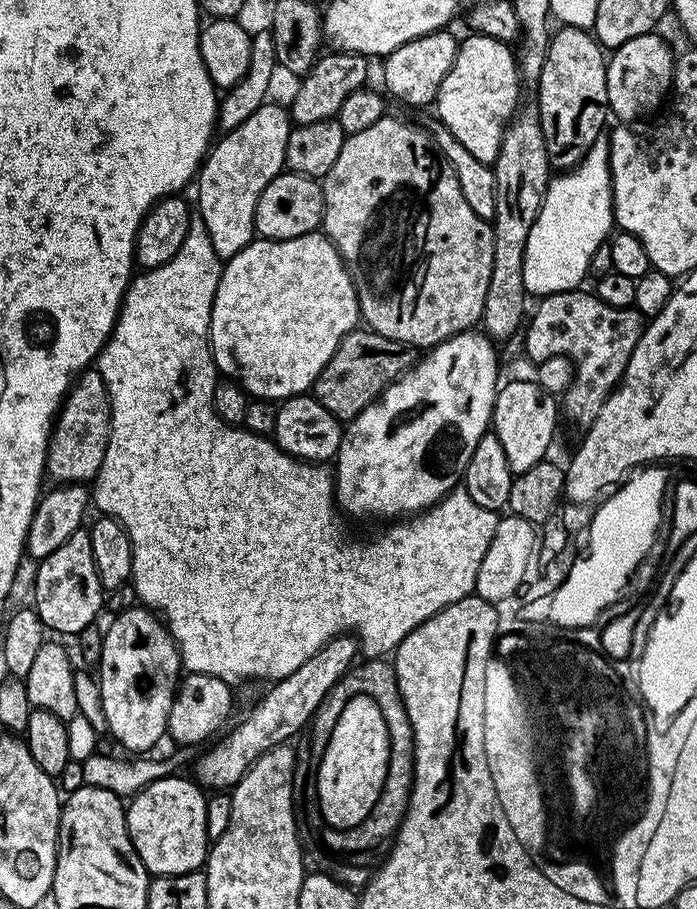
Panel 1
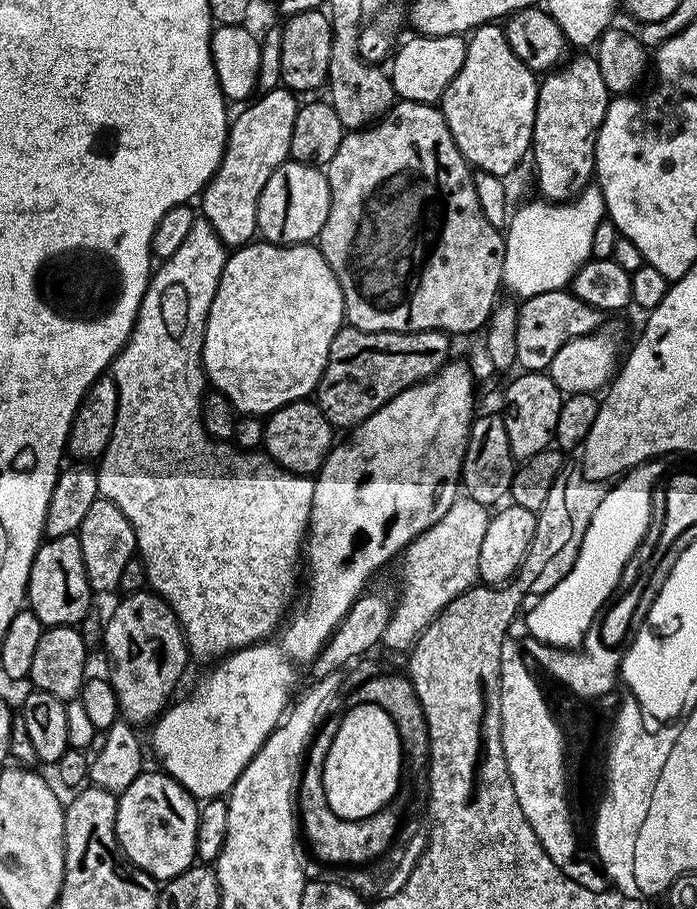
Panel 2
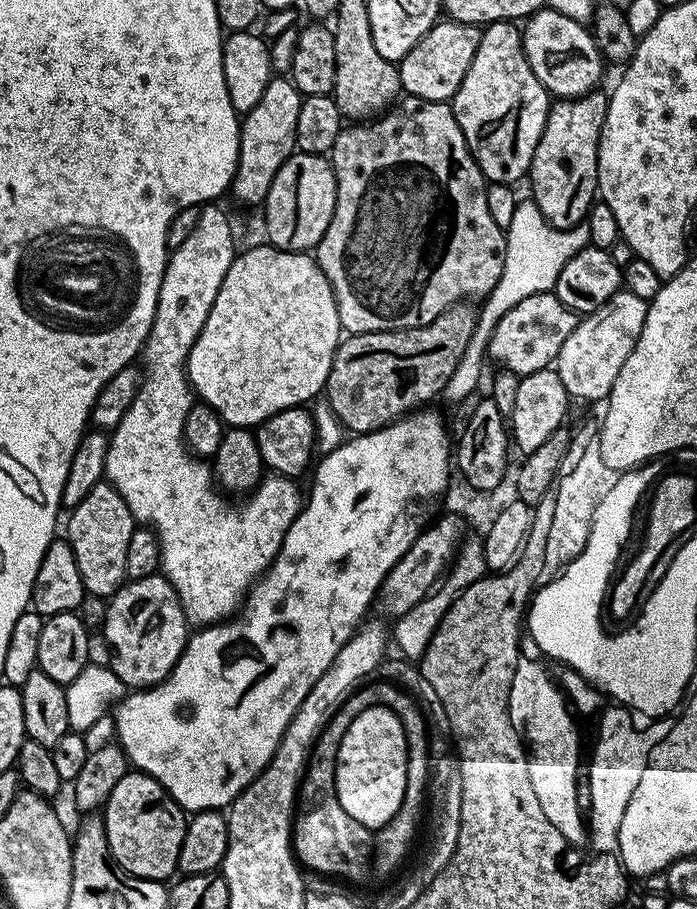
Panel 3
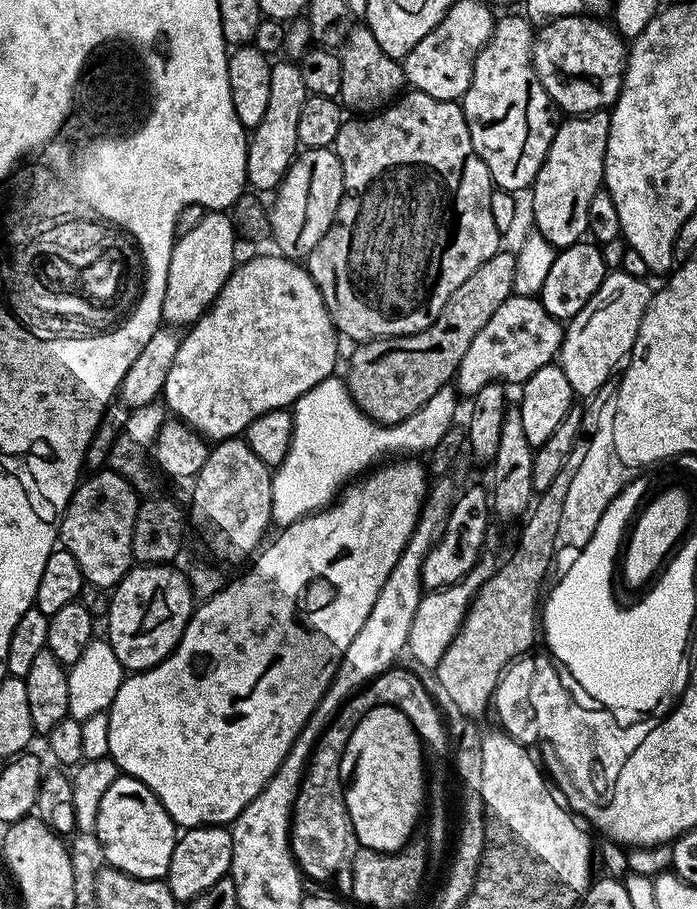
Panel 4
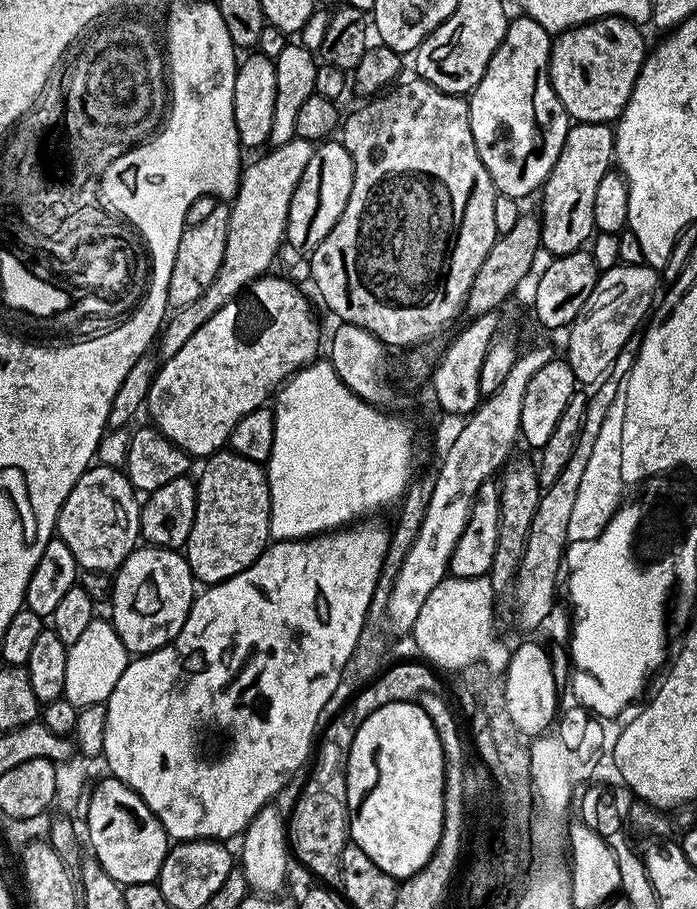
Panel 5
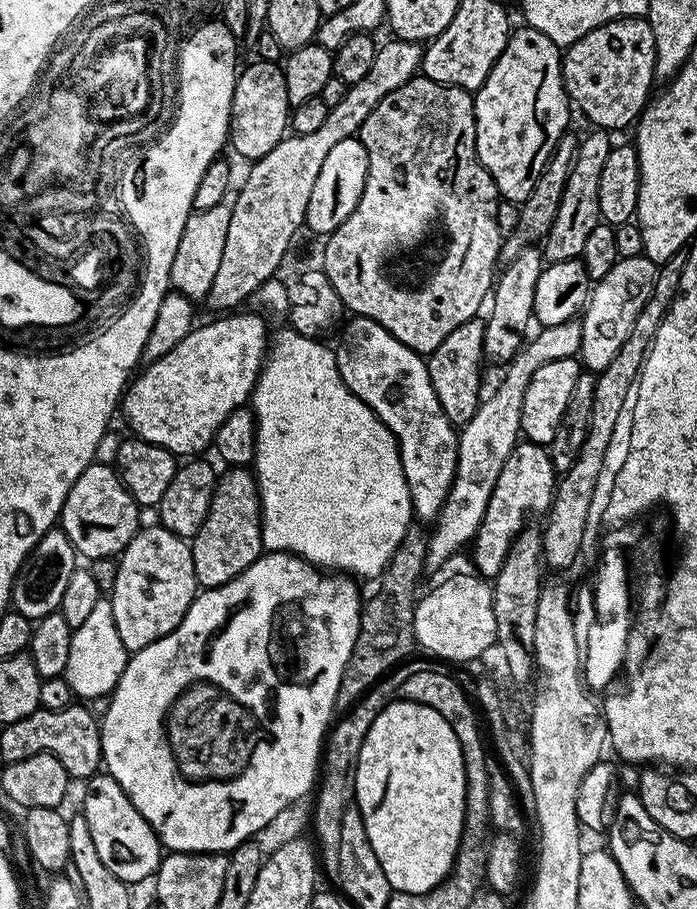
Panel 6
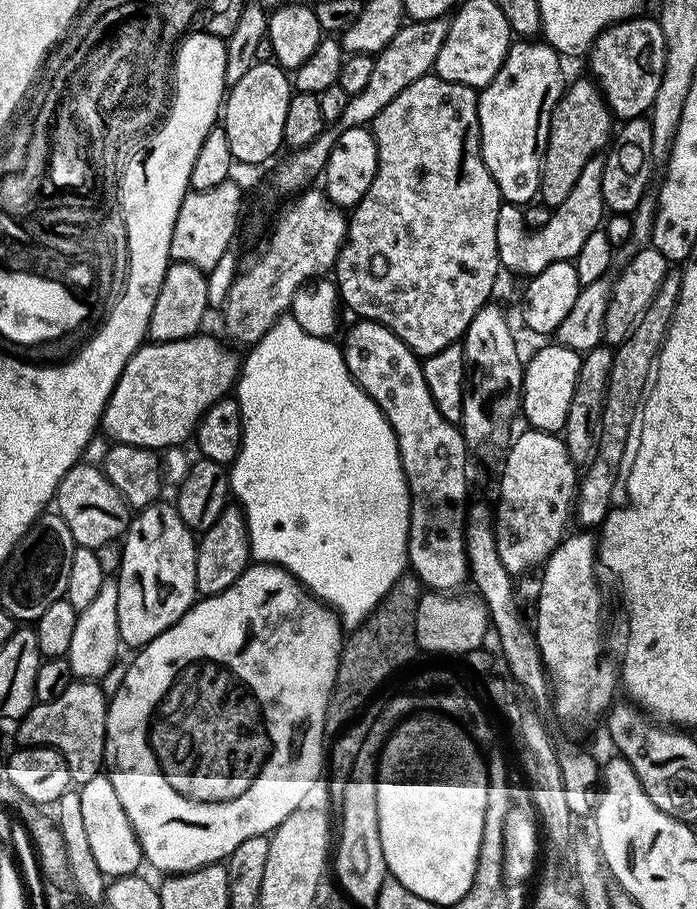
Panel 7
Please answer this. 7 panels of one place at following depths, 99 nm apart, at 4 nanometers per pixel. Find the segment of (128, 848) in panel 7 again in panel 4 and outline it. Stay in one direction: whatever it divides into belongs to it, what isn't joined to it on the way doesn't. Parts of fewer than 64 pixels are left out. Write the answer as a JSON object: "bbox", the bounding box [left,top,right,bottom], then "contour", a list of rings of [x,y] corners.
{"bbox":[95,774,178,880],"contour":[[[120,774],[110,784],[98,806],[95,835],[103,859],[111,867],[135,880],[164,880],[168,875],[170,854],[174,854],[178,825],[141,780]]]}

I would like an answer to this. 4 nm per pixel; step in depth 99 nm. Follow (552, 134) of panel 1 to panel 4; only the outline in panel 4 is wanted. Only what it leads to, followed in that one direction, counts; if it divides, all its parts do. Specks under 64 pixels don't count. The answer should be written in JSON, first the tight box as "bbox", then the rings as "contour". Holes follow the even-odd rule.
{"bbox":[530,110,610,250],"contour":[[[604,110],[572,114],[567,120],[569,129],[563,122],[557,123],[550,150],[546,150],[546,158],[530,189],[535,231],[557,250],[585,239],[588,230],[586,209],[590,206],[590,198],[601,191],[604,183],[606,138],[610,134],[610,115]],[[571,131],[576,132],[577,137],[572,136]]]}

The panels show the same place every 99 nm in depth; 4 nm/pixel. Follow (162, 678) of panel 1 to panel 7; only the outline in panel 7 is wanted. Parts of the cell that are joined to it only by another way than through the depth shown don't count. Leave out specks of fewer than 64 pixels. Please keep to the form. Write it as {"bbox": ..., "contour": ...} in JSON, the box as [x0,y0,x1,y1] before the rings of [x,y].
{"bbox":[115,502,198,646],"contour":[[[157,502],[139,509],[139,511],[129,519],[128,530],[122,537],[121,566],[118,575],[115,577],[115,581],[118,586],[118,630],[120,631],[120,639],[125,645],[136,644],[135,646],[143,646],[149,644],[154,638],[158,638],[158,634],[162,634],[166,629],[177,624],[177,622],[185,616],[198,596],[196,579],[194,578],[196,545],[198,543],[197,537],[194,535],[192,529],[186,526],[186,522],[182,522],[182,518],[178,514],[175,503],[164,503],[165,502]]]}

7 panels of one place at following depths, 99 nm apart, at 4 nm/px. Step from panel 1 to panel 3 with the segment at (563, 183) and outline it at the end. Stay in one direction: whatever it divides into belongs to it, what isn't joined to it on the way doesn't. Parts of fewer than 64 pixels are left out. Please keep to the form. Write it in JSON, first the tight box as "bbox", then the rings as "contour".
{"bbox":[442,198,589,405],"contour":[[[531,198],[517,203],[512,209],[510,226],[506,229],[506,262],[502,266],[502,278],[494,286],[494,290],[488,293],[479,305],[474,334],[470,334],[470,344],[466,346],[466,354],[462,354],[462,362],[458,362],[458,370],[450,374],[450,382],[442,393],[443,399],[448,399],[449,405],[456,405],[478,388],[479,376],[486,371],[486,357],[488,356],[488,343],[494,334],[494,326],[502,322],[502,314],[506,310],[514,310],[522,298],[530,298],[530,294],[539,292],[551,292],[558,282],[558,274],[562,274],[562,266],[578,254],[578,250],[589,247],[587,223],[576,228],[555,228],[553,224],[545,220],[544,215],[538,210],[538,206]]]}

